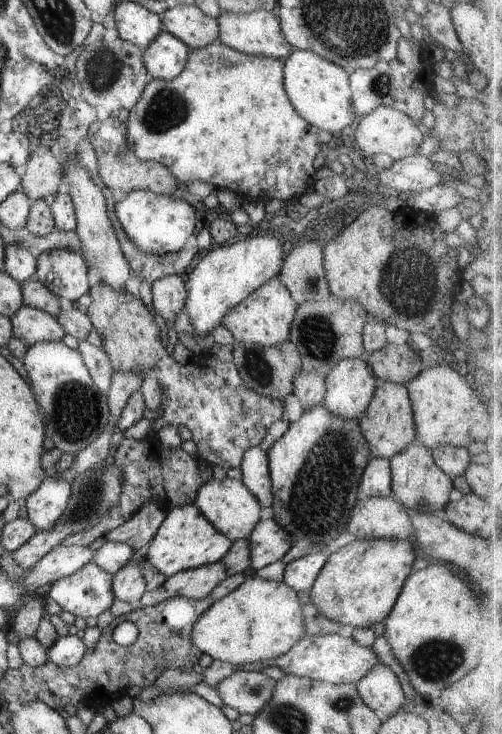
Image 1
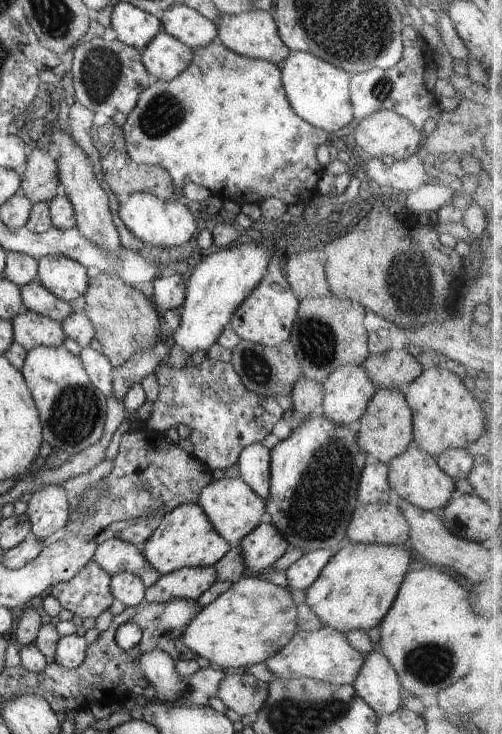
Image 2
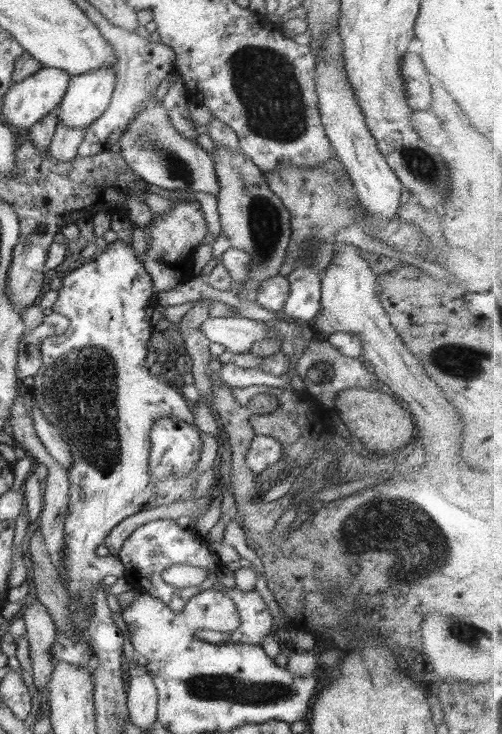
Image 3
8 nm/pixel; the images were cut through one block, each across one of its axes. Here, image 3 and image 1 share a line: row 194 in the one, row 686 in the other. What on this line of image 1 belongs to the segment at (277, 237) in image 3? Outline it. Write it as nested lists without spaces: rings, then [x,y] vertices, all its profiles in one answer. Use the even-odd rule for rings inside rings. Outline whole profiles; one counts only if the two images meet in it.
[[[236,670],[216,686],[224,704],[239,714],[256,716],[275,693],[277,682],[264,671]]]

